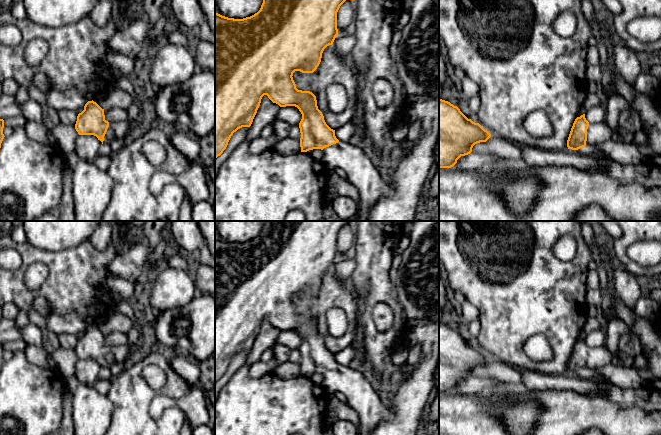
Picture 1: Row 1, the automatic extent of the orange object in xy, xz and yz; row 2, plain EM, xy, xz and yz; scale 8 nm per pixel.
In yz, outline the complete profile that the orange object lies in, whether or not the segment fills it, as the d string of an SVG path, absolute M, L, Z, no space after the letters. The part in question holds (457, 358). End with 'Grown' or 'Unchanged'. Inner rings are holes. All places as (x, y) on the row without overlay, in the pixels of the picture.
M439 323L439 392L451 392L461 380L472 376L475 368L486 366L491 358L479 347L468 343L457 330Z. Unchanged

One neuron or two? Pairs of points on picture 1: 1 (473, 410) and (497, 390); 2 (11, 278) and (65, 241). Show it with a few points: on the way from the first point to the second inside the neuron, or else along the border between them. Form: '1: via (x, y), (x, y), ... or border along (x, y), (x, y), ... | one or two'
1: border along (479, 394), (494, 409), (499, 419) | two
2: border along (29, 242), (39, 248), (52, 251), (74, 247) | two

